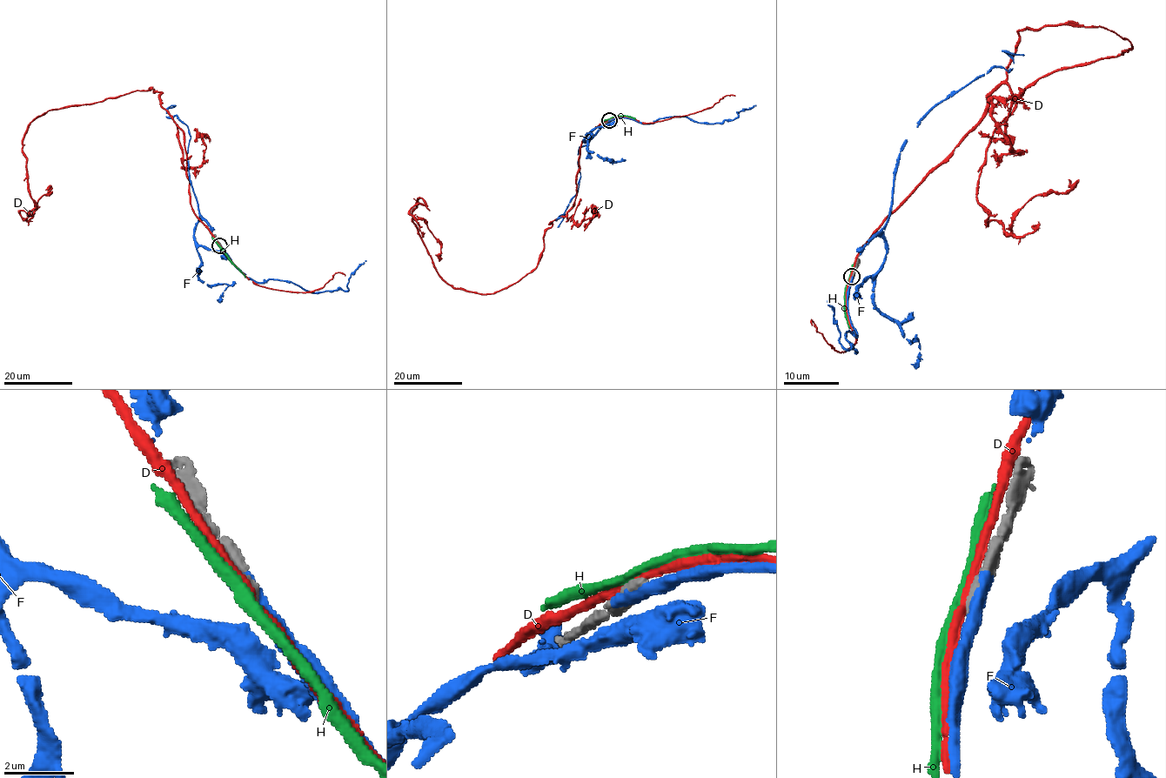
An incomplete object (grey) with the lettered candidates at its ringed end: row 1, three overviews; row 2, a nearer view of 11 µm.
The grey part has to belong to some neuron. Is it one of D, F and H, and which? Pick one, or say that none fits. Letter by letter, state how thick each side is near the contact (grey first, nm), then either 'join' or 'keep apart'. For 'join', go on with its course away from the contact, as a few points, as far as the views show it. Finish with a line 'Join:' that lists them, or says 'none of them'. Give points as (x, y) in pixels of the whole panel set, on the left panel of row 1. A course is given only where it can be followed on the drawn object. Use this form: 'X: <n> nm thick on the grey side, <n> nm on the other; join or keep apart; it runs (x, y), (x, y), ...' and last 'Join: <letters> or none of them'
D: 360 nm thick on the grey side, 220 nm on the other; keep apart
F: 280 nm thick on the grey side, 550 nm on the other; join; it runs (220, 246), (225, 256), (194, 238), (190, 137), (177, 116), (166, 117), (168, 108)
H: 320 nm thick on the grey side, 320 nm on the other; keep apart
Join: F

